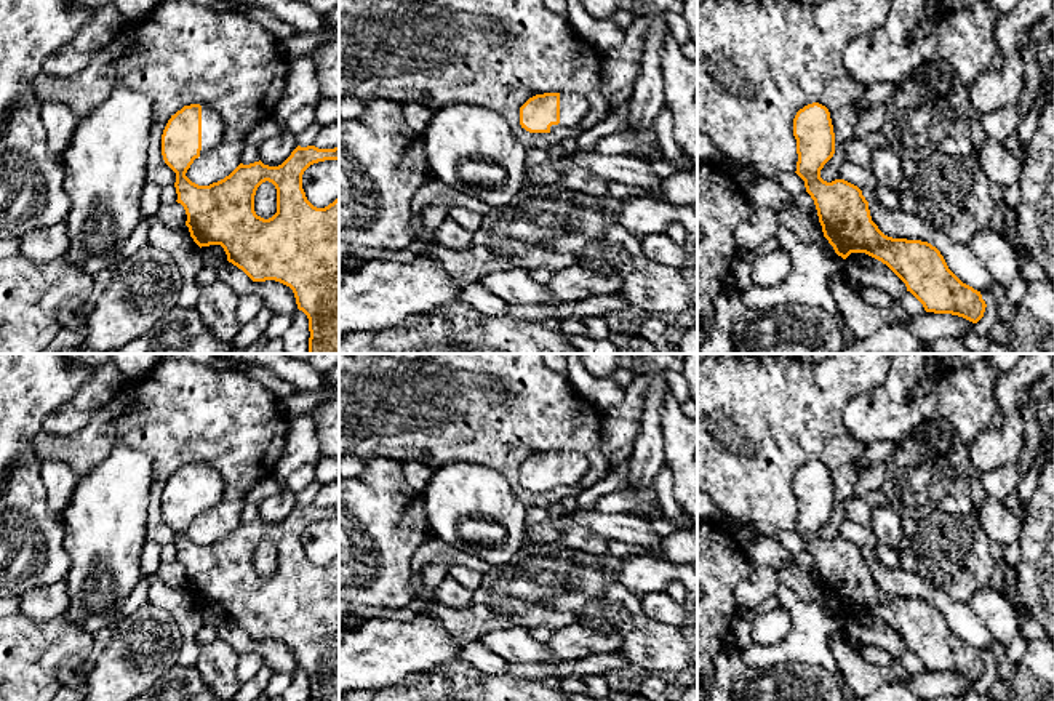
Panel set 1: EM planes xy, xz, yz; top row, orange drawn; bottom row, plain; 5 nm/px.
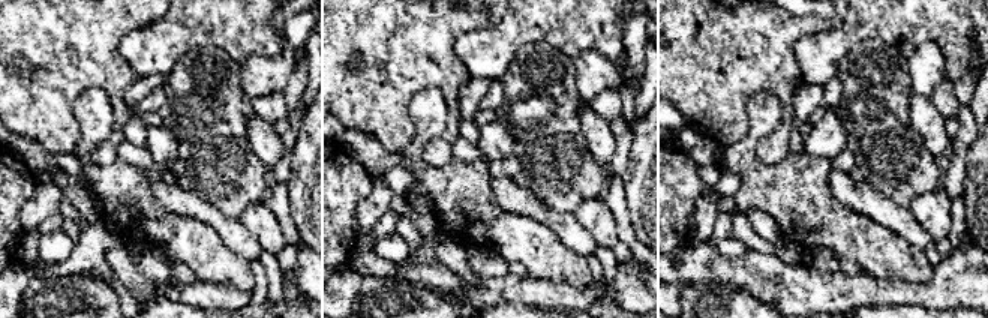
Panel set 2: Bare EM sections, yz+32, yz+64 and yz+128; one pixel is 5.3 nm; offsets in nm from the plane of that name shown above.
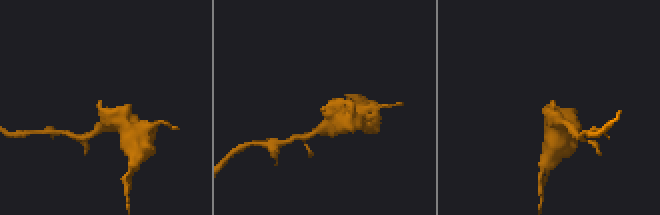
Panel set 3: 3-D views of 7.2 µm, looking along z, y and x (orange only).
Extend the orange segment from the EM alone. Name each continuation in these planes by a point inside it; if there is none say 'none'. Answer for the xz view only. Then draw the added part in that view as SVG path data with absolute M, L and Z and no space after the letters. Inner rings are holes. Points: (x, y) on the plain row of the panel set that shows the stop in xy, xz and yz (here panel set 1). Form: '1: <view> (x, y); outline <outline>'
1: xz (573, 466); outline M561 450L560 451L560 482L552 483L550 490L565 488L577 483L587 469L589 469L589 461L585 456L576 451Z

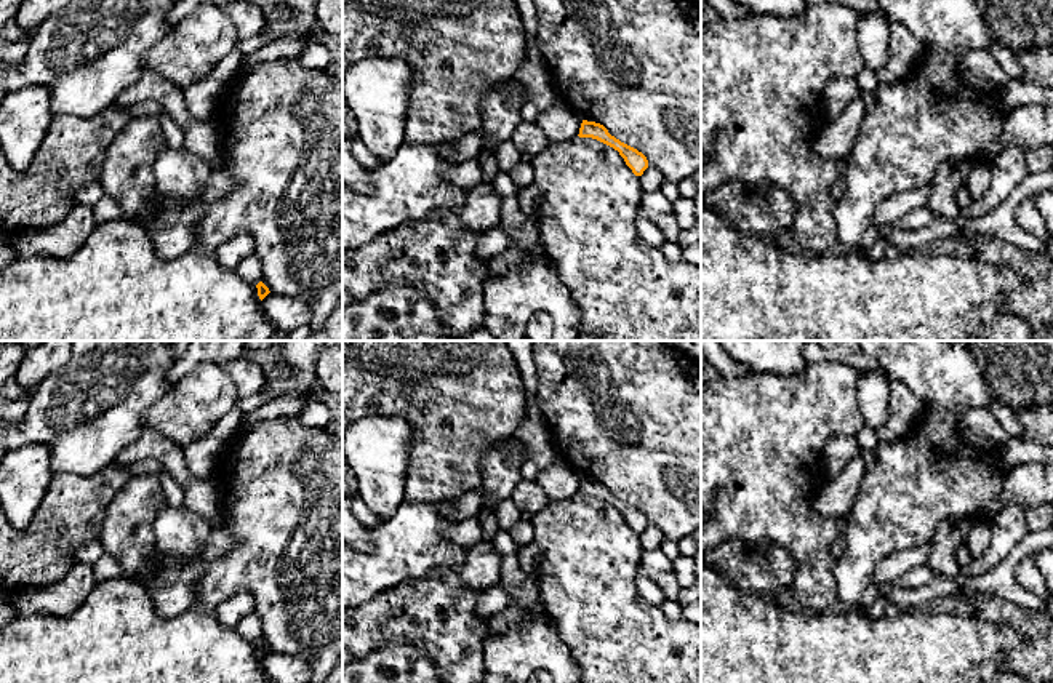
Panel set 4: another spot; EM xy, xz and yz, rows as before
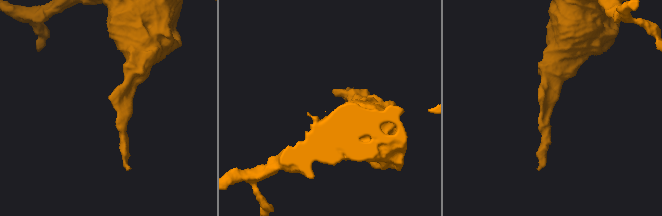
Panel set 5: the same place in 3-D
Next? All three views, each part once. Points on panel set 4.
none

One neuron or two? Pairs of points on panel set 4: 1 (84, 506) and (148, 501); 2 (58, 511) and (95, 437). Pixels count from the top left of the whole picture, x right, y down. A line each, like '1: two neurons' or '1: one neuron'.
1: two neurons
2: two neurons

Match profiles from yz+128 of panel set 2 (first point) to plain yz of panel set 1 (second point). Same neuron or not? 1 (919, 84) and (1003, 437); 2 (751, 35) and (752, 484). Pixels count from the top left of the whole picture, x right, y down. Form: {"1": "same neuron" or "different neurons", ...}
{"1": "same neuron", "2": "same neuron"}

